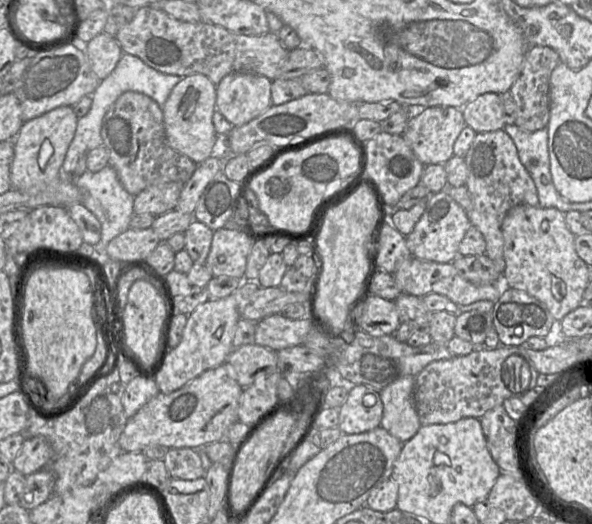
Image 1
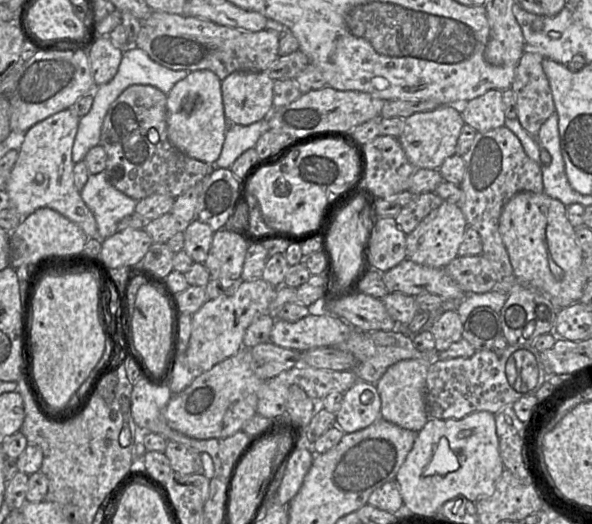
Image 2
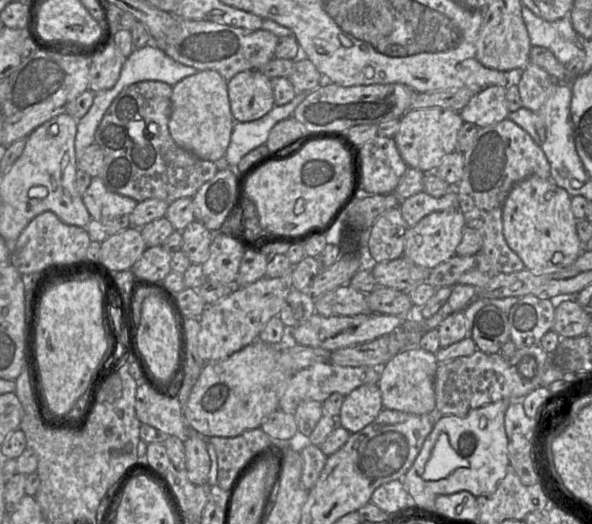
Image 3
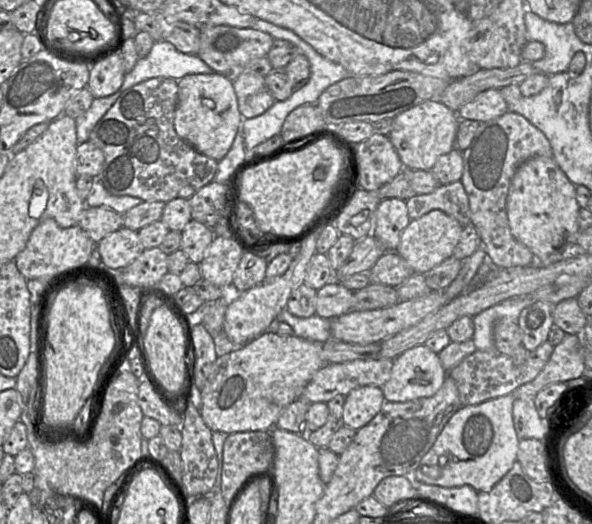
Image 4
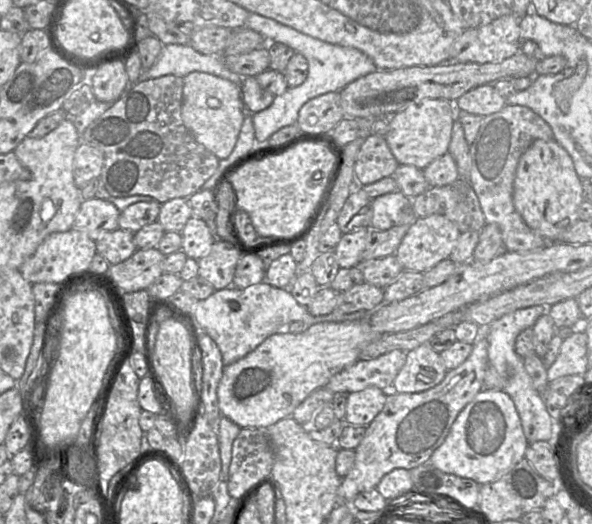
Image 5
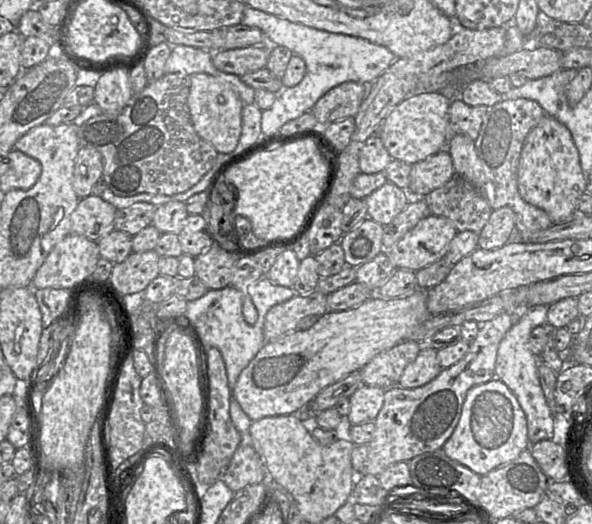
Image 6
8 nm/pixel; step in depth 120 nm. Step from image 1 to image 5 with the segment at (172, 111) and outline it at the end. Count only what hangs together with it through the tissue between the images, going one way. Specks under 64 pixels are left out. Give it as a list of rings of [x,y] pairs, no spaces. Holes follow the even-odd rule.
[[[191,72],[183,79],[181,117],[185,127],[198,143],[225,160],[235,148],[246,117],[241,89],[232,81],[205,72]]]

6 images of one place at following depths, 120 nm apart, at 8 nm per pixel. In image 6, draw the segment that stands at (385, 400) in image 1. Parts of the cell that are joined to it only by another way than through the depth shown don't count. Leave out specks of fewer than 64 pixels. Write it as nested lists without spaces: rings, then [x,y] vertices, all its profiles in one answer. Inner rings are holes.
[[[424,344],[416,359],[404,369],[398,386],[407,389],[421,387],[436,378],[442,369],[437,351]]]

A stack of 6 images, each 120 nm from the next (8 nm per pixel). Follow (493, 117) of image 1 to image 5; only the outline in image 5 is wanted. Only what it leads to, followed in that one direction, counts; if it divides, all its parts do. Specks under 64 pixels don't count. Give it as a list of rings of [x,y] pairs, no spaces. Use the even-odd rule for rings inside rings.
[[[484,84],[464,93],[454,105],[460,111],[486,117],[500,111],[506,105],[506,99],[492,84]]]

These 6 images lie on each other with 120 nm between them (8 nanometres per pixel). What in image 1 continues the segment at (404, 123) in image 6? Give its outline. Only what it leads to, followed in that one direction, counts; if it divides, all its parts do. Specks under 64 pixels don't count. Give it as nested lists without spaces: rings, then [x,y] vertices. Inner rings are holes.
[[[425,107],[420,114],[409,118],[402,135],[423,165],[444,164],[454,155],[454,143],[465,125],[462,108]]]

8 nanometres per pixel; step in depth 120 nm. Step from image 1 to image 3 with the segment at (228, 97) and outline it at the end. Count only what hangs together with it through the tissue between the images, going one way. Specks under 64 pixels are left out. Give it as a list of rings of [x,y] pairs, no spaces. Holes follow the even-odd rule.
[[[246,70],[228,81],[230,108],[235,122],[265,116],[275,106],[271,79],[260,70]]]

